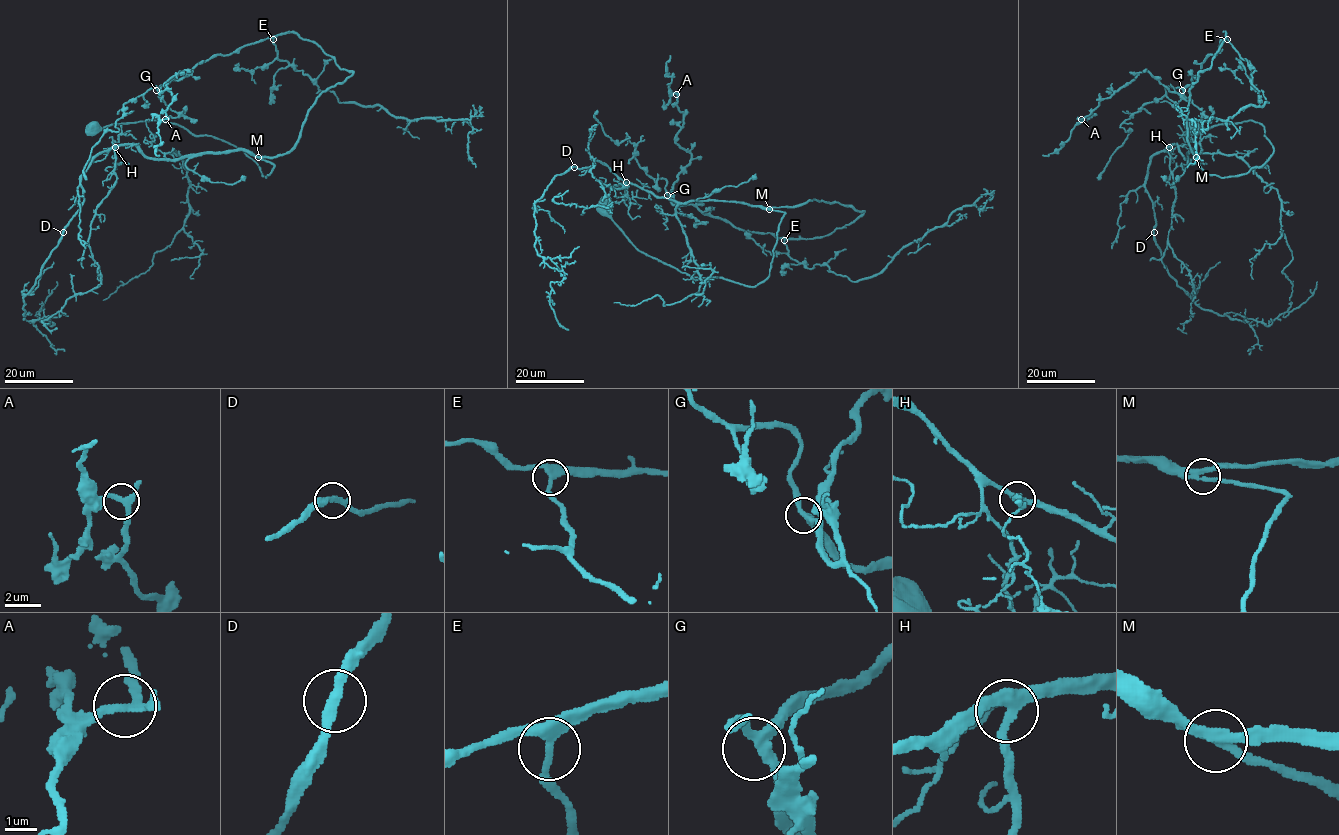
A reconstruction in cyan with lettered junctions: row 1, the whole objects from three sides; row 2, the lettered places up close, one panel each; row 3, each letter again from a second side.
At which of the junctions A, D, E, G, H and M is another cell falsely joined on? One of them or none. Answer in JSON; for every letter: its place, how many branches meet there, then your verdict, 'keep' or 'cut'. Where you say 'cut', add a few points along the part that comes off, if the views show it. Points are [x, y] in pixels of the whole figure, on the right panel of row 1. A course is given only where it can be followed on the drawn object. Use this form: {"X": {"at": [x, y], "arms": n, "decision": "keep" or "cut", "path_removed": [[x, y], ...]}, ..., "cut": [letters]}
{"A": {"at": [1081, 119], "arms": 3, "decision": "keep"}, "D": {"at": [1154, 232], "arms": 2, "decision": "keep"}, "E": {"at": [1227, 39], "arms": 3, "decision": "keep"}, "G": {"at": [1182, 90], "arms": 3, "decision": "keep"}, "H": {"at": [1169, 147], "arms": 3, "decision": "keep"}, "M": {"at": [1196, 157], "arms": 3, "decision": "keep"}, "cut": []}

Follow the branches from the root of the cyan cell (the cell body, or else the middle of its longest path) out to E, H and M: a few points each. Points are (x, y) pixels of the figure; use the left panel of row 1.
E: (97, 127), (176, 123), (266, 177), (259, 158), (287, 153), (315, 100), (352, 73), (295, 33), (273, 39)
H: (97, 127), (176, 123), (236, 146), (266, 177), (273, 167), (242, 150), (155, 159), (134, 145), (115, 147)
M: (97, 127), (151, 120), (176, 123), (194, 135), (212, 135), (236, 146), (266, 177), (273, 165), (258, 158)

